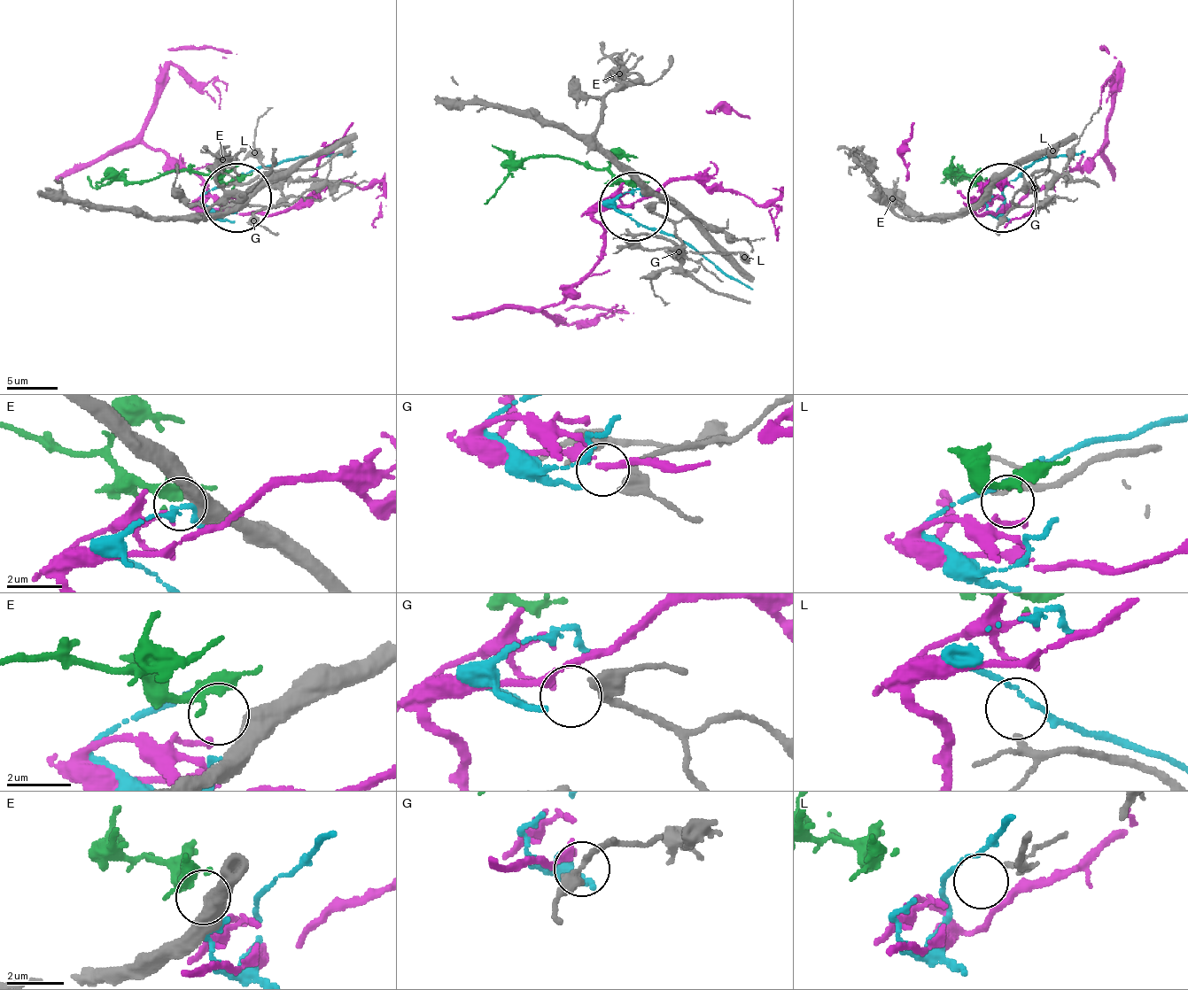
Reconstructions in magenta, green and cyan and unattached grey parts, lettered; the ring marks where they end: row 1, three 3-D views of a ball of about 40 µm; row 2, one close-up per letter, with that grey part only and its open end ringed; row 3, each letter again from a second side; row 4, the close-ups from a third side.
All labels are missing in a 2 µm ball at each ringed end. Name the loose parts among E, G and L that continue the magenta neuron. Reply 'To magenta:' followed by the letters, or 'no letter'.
To magenta: G

